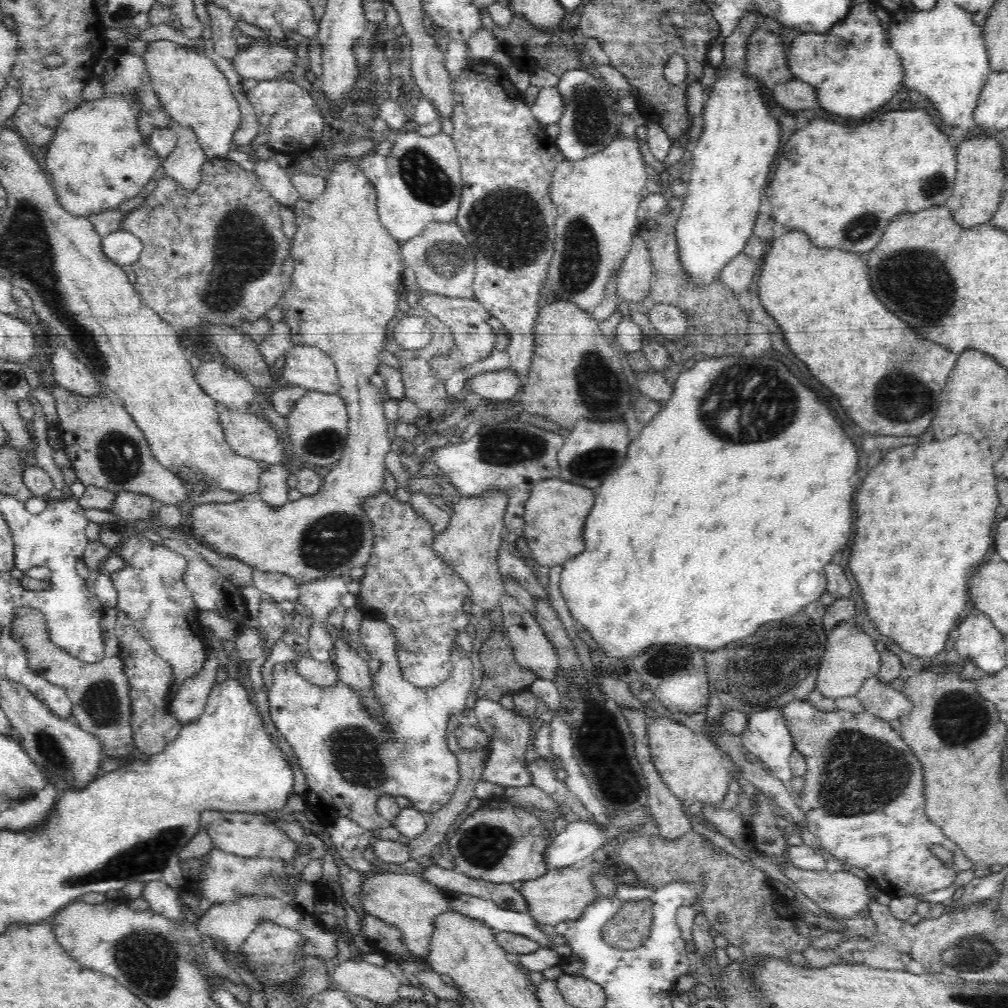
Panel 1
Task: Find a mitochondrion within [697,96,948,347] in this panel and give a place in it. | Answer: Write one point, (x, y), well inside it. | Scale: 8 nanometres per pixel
(860, 227)

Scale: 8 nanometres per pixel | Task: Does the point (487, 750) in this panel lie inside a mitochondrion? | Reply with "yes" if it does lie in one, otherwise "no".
no

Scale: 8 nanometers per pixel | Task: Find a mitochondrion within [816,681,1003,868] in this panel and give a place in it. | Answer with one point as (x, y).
(959, 719)

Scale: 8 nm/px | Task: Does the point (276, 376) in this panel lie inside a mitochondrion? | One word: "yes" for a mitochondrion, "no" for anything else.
no

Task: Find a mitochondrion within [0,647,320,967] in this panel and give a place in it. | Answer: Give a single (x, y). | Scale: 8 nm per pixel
(150, 856)

